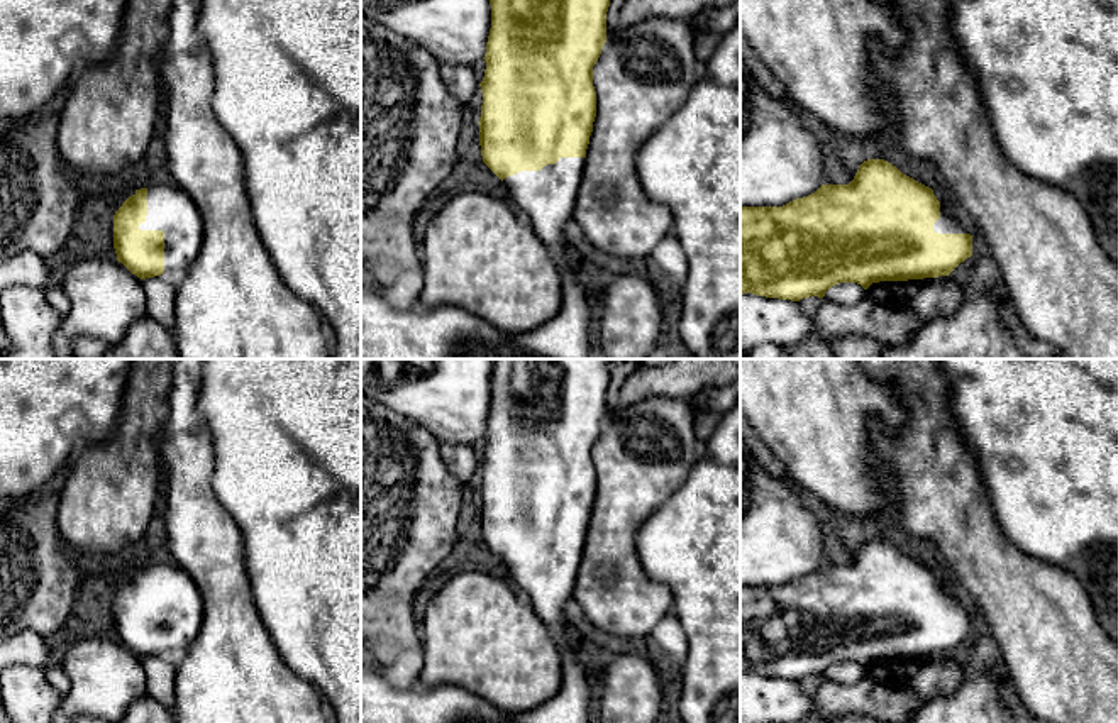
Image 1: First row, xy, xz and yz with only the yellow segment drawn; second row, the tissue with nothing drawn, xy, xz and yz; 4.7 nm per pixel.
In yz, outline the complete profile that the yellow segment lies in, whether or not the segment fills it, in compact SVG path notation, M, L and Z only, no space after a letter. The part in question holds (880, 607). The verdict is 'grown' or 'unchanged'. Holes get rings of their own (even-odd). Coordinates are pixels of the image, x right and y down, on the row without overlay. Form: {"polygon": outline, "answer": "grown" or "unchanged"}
{"polygon": "M884 538L864 540L849 564L822 564L783 586L740 586L740 674L823 677L838 662L867 669L879 660L949 655L971 635L967 599Z", "answer": "grown"}

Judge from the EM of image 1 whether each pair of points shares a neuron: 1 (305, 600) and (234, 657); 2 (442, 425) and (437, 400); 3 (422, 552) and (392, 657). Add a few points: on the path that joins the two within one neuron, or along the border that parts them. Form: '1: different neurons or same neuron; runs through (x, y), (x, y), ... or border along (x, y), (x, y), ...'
1: different neurons; border along (251, 593), (256, 612), (287, 664)
2: same neuron; runs through (442, 419), (442, 407)
3: same neuron; runs through (397, 578), (392, 583), (392, 632)

